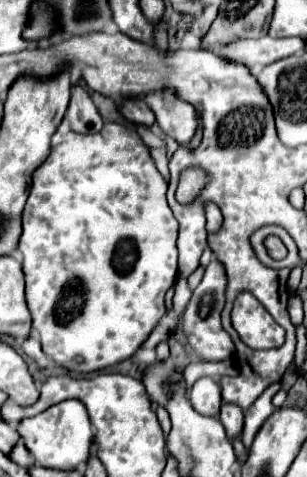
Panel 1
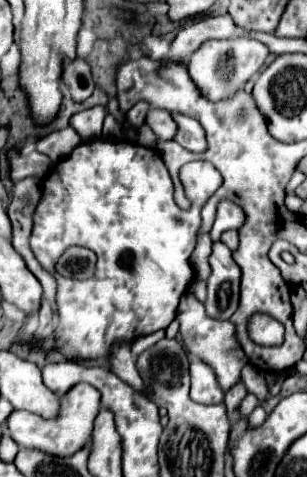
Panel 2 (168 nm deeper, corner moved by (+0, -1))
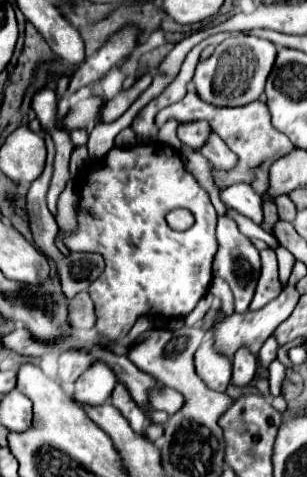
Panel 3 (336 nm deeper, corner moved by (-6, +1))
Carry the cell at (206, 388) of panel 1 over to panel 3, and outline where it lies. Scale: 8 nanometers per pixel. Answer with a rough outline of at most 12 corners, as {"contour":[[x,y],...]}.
{"contour":[[204,341],[194,355],[198,377],[214,391],[230,385],[232,363]]}

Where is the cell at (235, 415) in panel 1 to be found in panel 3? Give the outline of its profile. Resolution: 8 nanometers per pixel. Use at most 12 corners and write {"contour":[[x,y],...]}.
{"contour":[[240,349],[232,359],[232,385],[246,387],[256,357]]}

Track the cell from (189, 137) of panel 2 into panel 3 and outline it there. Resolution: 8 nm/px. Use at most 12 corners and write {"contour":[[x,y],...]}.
{"contour":[[212,131],[200,153],[218,169],[232,169],[236,155]]}

